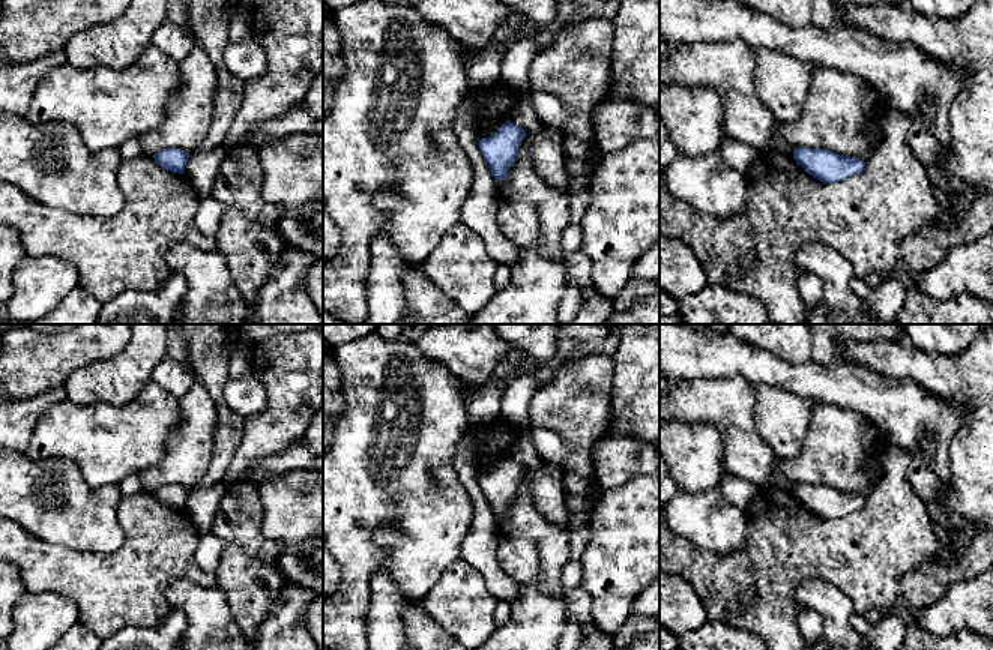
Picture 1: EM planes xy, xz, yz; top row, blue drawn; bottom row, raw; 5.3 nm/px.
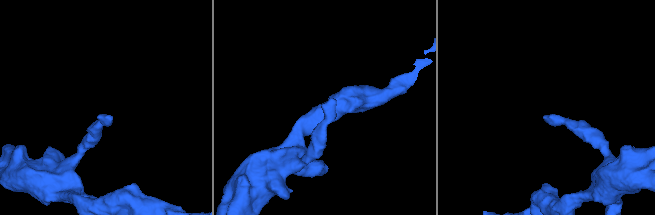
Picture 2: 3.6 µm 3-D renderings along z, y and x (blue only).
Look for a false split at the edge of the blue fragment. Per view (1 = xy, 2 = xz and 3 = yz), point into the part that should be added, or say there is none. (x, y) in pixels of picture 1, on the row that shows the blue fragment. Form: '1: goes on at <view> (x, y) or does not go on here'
1: does not go on here
2: does not go on here
3: does not go on here

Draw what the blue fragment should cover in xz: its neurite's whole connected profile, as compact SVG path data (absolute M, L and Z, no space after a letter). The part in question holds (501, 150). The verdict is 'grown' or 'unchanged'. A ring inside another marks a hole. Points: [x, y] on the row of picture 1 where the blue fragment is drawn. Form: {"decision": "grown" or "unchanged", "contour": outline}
{"decision": "unchanged", "contour": "M506 120L502 128L488 138L479 140L479 150L494 177L505 180L518 155L518 146L526 138L526 131Z"}

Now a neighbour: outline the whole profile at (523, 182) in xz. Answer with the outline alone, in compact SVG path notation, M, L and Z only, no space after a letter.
M527 138L520 143L517 159L506 179L496 180L496 191L499 200L523 200L535 207L556 195L556 189L551 189L535 171Z

